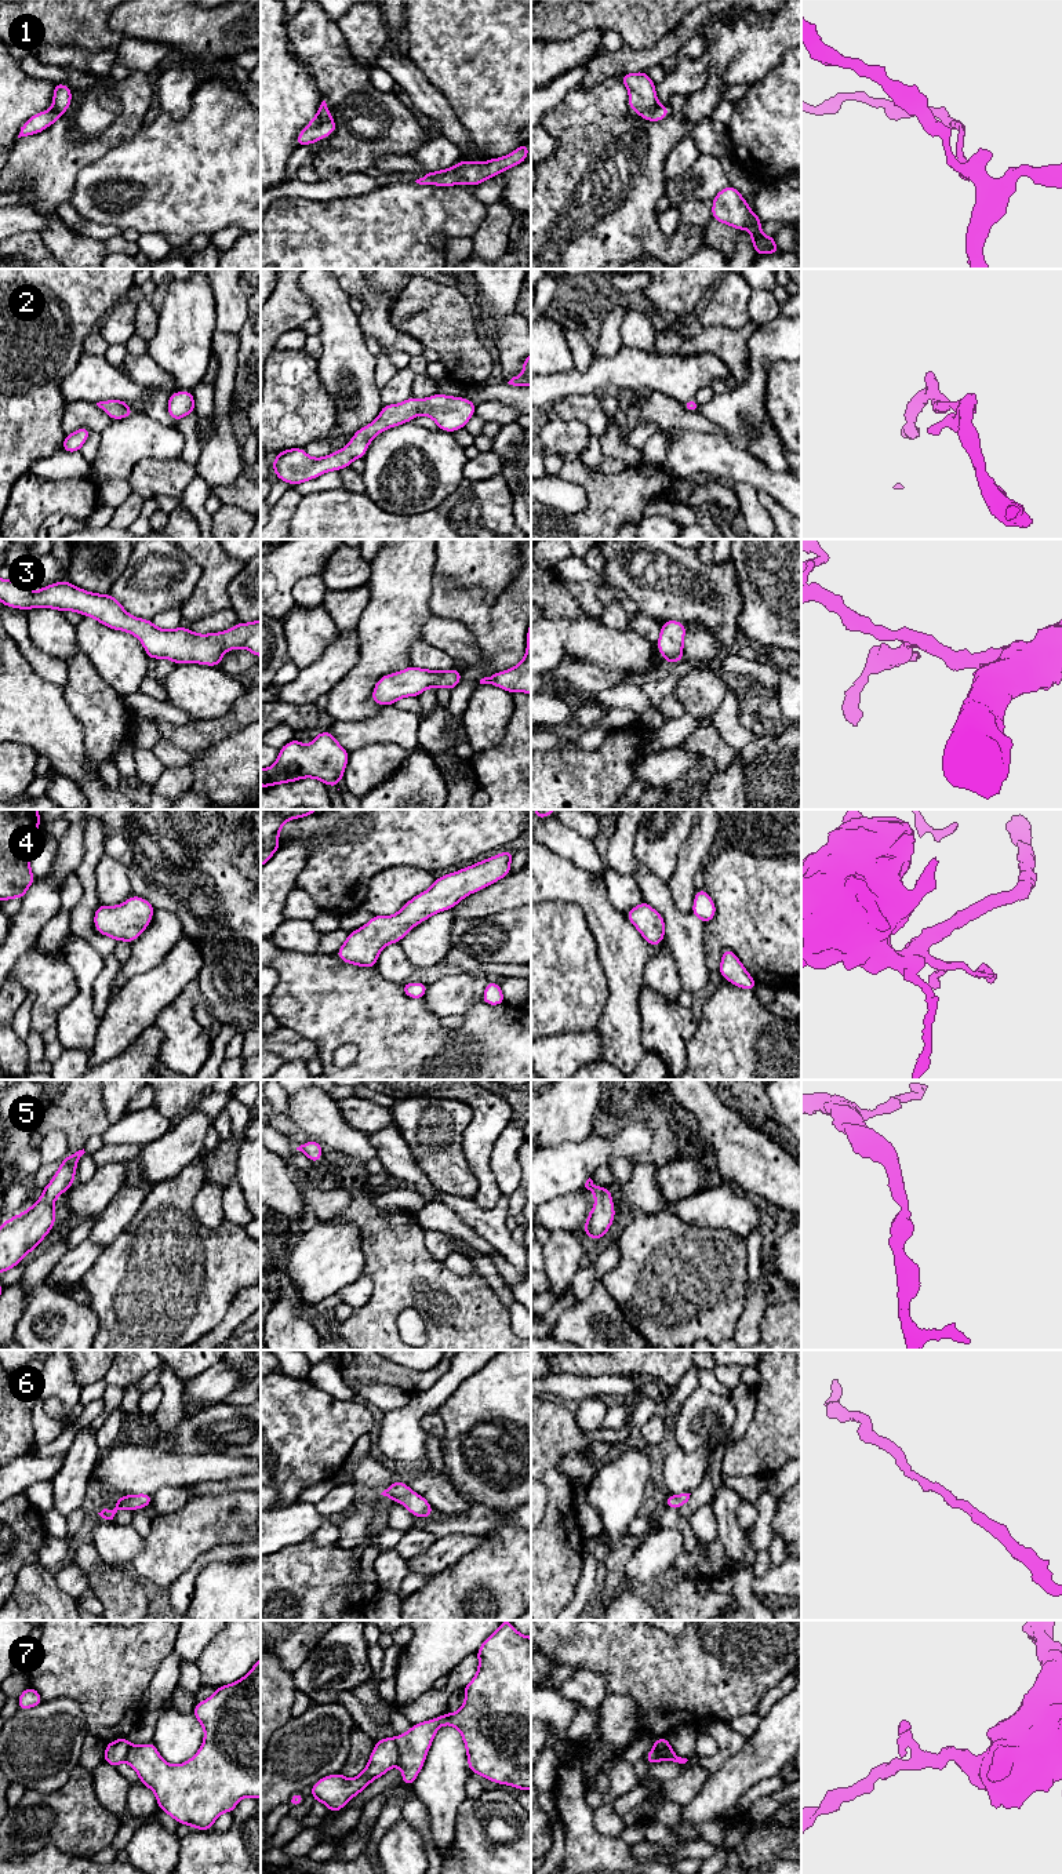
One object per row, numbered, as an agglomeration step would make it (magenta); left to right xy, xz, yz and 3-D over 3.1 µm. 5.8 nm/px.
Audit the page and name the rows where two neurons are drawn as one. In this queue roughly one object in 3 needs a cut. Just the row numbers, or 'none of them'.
7

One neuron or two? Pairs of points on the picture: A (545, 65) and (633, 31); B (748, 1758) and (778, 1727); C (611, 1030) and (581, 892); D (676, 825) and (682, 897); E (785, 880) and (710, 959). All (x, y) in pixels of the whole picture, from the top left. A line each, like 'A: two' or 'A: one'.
A: two
B: one
C: one
D: two
E: one

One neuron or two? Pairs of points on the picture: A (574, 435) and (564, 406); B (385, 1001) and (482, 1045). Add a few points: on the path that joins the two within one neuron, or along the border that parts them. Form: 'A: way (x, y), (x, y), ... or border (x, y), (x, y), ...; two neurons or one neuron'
A: border (550, 417), (579, 419), (590, 433); two neurons
B: way (408, 1025), (429, 1045), (458, 1045); one neuron

